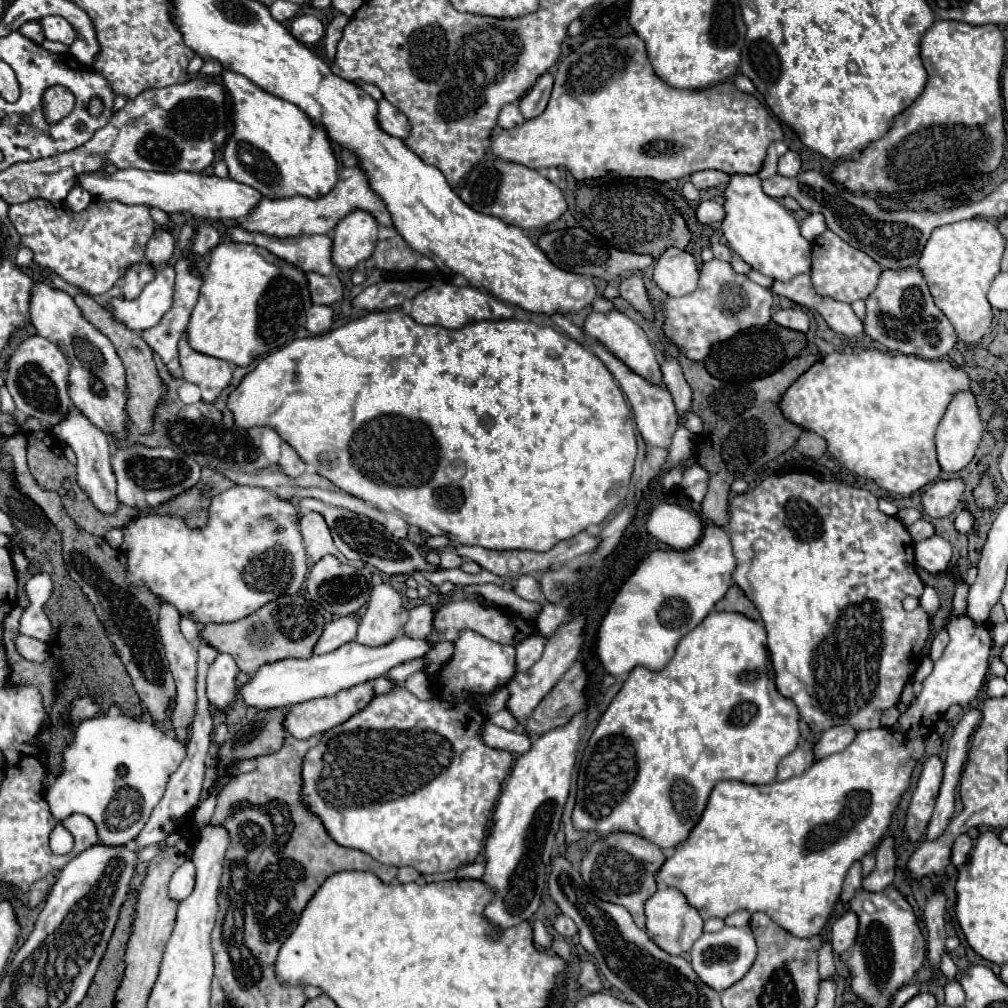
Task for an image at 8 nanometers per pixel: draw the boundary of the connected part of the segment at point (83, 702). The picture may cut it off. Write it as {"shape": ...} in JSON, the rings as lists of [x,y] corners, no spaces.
{"shape":[[[80,699],[80,703],[76,703],[76,707],[72,707],[72,721],[76,719],[90,719],[92,715],[98,715],[100,707],[96,707],[96,703],[92,703],[92,699]]]}

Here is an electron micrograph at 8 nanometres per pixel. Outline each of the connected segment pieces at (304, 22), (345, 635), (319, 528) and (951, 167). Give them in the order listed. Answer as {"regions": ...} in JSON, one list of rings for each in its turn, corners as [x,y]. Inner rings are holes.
{"regions":[[[[302,13],[292,21],[290,31],[298,41],[302,41],[306,45],[314,45],[320,41],[320,37],[324,36],[325,27],[322,27],[322,21],[318,17]]],[[[352,615],[348,617],[338,617],[334,621],[330,621],[326,627],[324,627],[324,635],[320,637],[320,643],[316,643],[316,655],[322,655],[322,653],[330,653],[338,647],[342,647],[344,643],[350,643],[356,639],[356,629],[358,629],[358,623]]],[[[306,513],[300,517],[300,531],[304,537],[304,545],[306,545],[306,553],[312,561],[322,559],[324,555],[336,555],[336,559],[340,559],[342,563],[350,563],[348,559],[344,559],[344,555],[340,555],[340,551],[336,551],[336,547],[332,545],[332,537],[330,537],[330,529],[324,521],[324,517],[320,513]]],[[[936,21],[926,35],[922,37],[922,63],[928,71],[928,83],[924,93],[894,119],[892,129],[872,143],[860,159],[842,161],[832,171],[832,179],[846,185],[850,191],[874,191],[874,193],[892,193],[896,189],[906,191],[910,187],[922,187],[926,183],[938,179],[958,179],[958,175],[970,173],[990,173],[1002,161],[1002,147],[1004,147],[1004,115],[1002,115],[1002,89],[1000,89],[1000,71],[1004,65],[1006,47],[1002,41],[1002,33],[996,25],[968,25],[960,21]],[[876,149],[882,149],[880,157],[876,159],[874,169],[860,167],[866,155]]]]}

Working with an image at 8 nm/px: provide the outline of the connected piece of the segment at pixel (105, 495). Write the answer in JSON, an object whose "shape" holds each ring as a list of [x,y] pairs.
{"shape":[[[70,407],[68,415],[56,423],[52,427],[52,433],[64,441],[68,447],[72,447],[72,451],[78,457],[76,469],[78,469],[78,485],[88,493],[88,497],[96,503],[96,507],[100,507],[100,511],[104,513],[112,513],[118,507],[118,499],[116,499],[116,477],[112,475],[112,467],[110,467],[110,443],[108,443],[108,435],[98,429],[96,425],[90,423],[90,419],[86,415],[82,415],[82,411],[78,411],[76,407]]]}

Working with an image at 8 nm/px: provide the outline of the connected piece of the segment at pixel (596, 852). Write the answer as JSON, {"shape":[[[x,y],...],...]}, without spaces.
{"shape":[[[618,833],[618,835],[606,837],[606,839],[600,839],[590,847],[586,857],[582,859],[580,873],[582,873],[584,883],[590,887],[590,891],[598,899],[626,907],[632,913],[634,923],[640,929],[646,929],[644,927],[646,925],[644,903],[658,889],[654,875],[664,865],[664,861],[666,861],[664,851],[660,847],[656,847],[654,843],[646,841],[644,837],[632,835],[632,833]]]}

